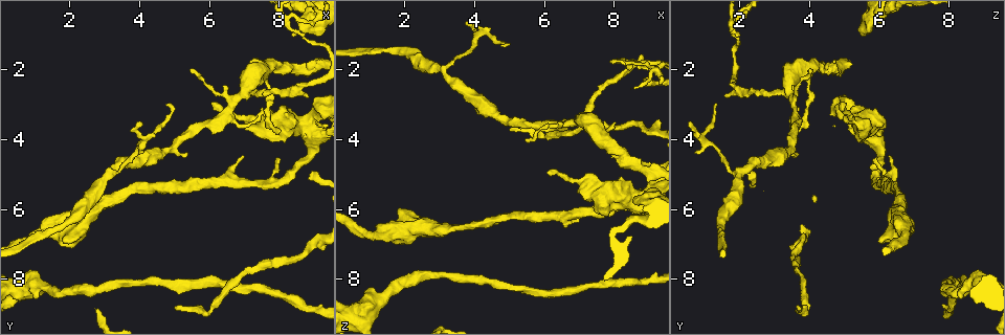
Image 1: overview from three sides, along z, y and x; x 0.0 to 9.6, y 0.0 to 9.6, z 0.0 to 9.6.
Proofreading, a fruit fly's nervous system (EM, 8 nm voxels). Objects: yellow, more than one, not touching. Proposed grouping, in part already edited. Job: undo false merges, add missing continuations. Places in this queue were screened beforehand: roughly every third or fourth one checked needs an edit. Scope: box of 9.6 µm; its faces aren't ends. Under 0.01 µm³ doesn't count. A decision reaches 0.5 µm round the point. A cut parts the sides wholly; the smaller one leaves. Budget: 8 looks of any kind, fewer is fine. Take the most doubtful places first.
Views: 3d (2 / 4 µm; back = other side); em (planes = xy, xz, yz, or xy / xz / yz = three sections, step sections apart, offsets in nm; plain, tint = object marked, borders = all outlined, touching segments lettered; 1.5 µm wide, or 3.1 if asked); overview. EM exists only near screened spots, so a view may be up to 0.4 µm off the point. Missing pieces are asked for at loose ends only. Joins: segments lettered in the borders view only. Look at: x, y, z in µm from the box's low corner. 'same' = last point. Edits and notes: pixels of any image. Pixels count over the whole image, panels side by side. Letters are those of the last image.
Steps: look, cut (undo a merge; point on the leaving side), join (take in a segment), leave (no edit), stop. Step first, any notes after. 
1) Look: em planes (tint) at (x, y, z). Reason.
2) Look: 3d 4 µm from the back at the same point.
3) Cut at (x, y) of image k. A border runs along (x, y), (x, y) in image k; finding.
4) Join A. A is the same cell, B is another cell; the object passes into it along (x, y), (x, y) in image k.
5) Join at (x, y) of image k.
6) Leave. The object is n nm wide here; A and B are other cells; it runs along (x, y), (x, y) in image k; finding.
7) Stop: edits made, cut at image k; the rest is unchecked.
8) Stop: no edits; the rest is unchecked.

Look: 3d 2 µm at (5.95, 8.90, 3.85). Sharp bend.

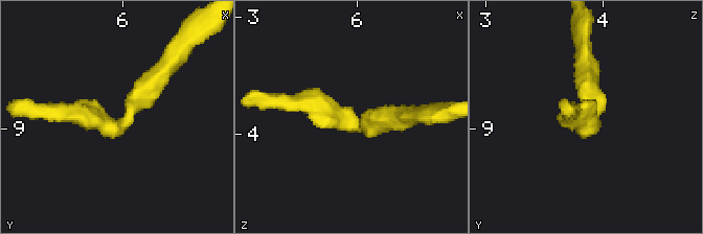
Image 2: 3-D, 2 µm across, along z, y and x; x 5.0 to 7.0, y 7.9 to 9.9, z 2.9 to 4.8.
Look: em xz step 8 (tint) at (5.96, 8.96, 3.90).

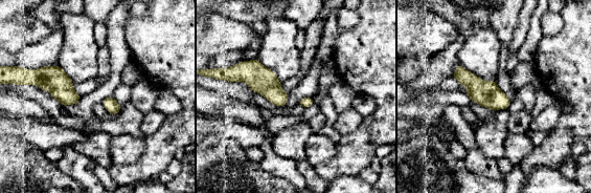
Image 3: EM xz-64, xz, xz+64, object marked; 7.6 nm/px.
Look: em planes (borders) at the same point. Another direction.

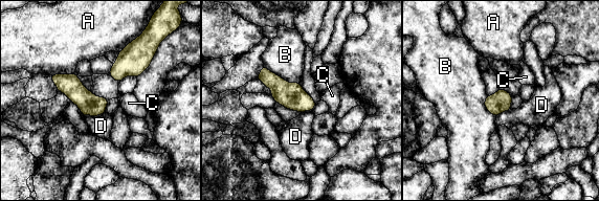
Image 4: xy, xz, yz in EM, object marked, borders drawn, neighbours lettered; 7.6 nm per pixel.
Leave. A, B, C and D are other cells; a border runs along (105, 111), (101, 114), (85, 116) in image 4; one neuron here.

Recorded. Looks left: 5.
Look: em planes (borders) at (9.00, 0.80, 5.60).

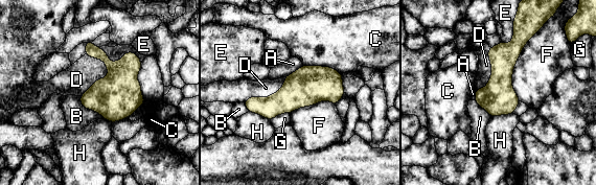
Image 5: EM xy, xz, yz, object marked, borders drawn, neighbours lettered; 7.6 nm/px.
Leave. The object is 280 nm wide here; A, B, C, D, E, F, G and H are other cells; a border runs along (540, 30), (513, 68), (519, 100) in image 5; one neuron here.

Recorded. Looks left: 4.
Look: em planes (borders) at (4.80, 3.05, 1.30).

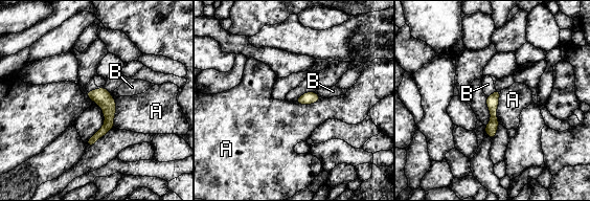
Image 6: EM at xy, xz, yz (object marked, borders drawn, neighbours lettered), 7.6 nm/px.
Leave. A and B are other cells; it runs along (103, 90), (109, 124), (89, 143) in image 6; none of them fits.

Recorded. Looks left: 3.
Look: 3d 2 µm from the back at (5.45, 2.00, 4.05). An open end.

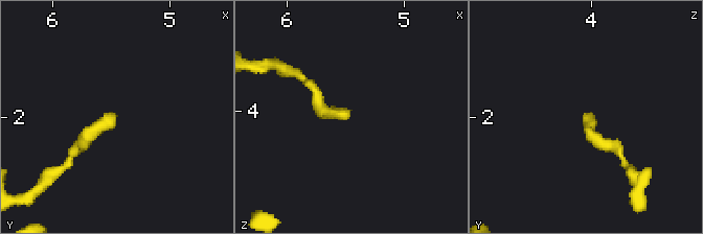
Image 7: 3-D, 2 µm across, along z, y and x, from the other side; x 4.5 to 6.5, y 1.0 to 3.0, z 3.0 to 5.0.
Look: em xy step 8 (borders) at (5.46, 2.00, 4.00). Now the EM.

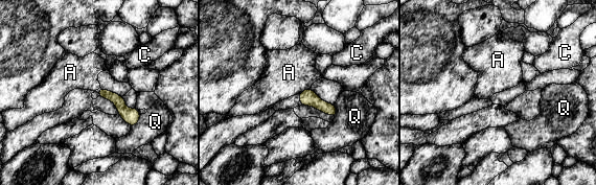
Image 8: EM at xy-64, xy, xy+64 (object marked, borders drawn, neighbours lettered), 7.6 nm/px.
Look: em planes (borders) at the same point.

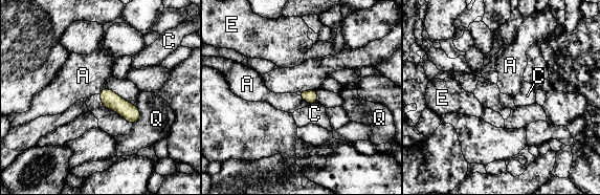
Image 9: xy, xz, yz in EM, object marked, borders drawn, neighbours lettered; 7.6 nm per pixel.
Leave. A, C, E and Q are other cells; a border runs along (300, 95), (309, 104) in image 9; no lettered segment goes on from it.

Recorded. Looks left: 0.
Stop: no edits; the rest is unchecked.

